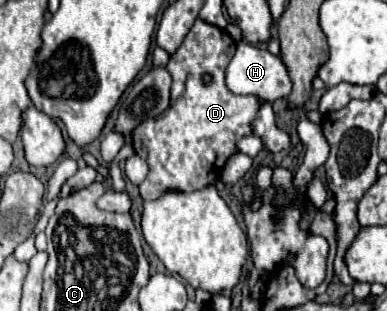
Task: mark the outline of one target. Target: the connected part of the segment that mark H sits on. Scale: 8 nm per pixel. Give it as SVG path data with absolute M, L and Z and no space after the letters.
M244 40L238 42L236 54L234 54L232 62L228 64L226 84L234 94L252 94L262 102L274 102L280 98L288 98L288 94L292 90L292 80L288 76L284 62L278 56L272 56L266 48L252 46Z

